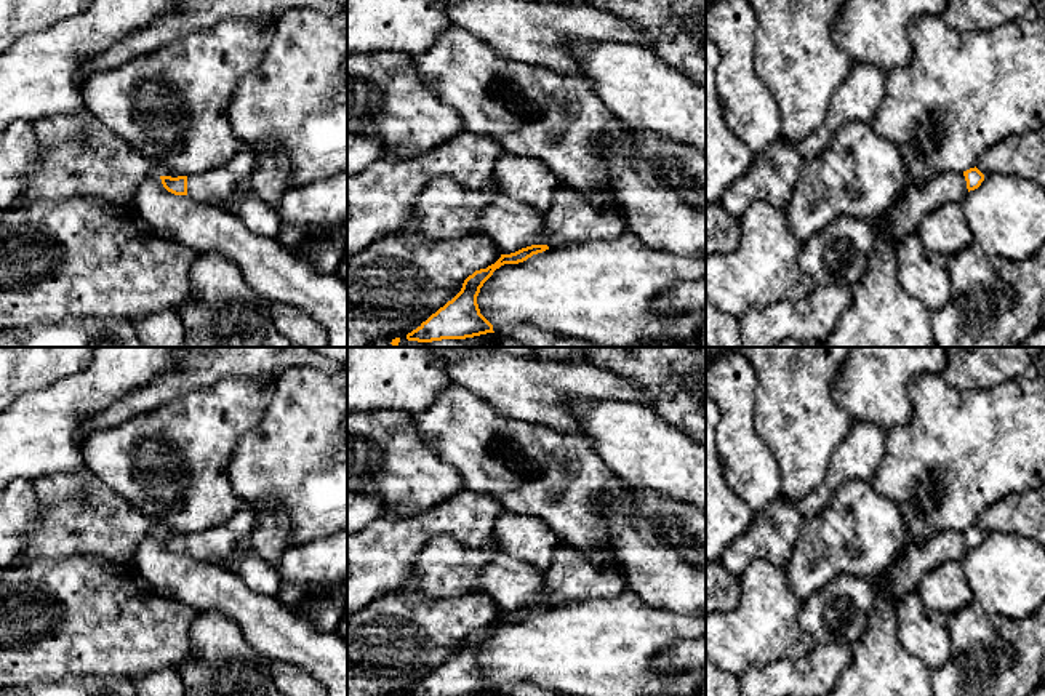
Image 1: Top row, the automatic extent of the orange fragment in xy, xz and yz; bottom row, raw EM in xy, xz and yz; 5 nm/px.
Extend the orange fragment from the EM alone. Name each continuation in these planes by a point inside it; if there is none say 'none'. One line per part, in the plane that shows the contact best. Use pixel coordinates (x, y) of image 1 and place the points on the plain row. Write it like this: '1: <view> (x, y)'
1: xy (220, 544)

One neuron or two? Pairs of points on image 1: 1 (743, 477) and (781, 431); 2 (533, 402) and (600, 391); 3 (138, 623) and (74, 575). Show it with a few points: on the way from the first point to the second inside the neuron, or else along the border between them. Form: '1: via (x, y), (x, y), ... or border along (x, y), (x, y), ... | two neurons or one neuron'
1: border along (754, 412), (754, 429), (773, 455), (783, 482) | two neurons
2: via (549, 389), (584, 389) | one neuron
3: via (122, 623), (90, 591) | one neuron

